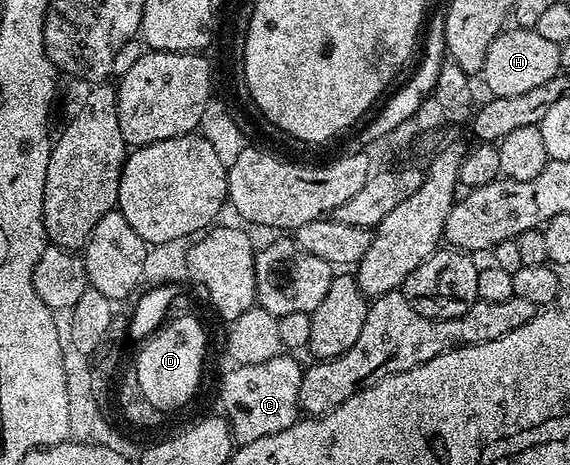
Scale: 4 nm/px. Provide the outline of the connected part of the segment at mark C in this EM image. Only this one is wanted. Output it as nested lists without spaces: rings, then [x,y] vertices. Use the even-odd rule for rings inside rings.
[[[279,355],[268,359],[268,363],[234,365],[231,373],[223,375],[218,397],[226,408],[224,416],[238,445],[276,435],[299,420],[298,395],[303,366],[290,357],[293,356]]]

